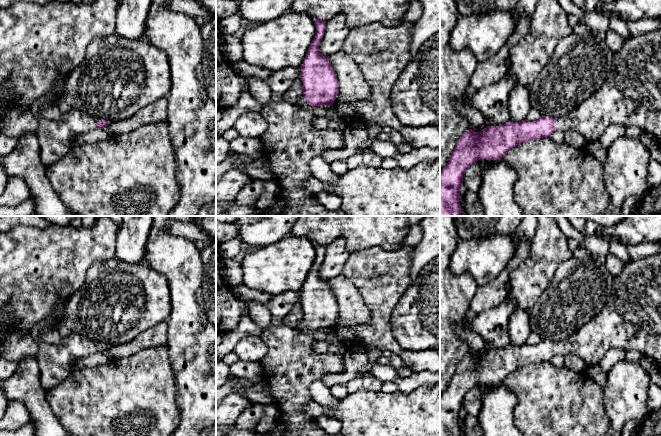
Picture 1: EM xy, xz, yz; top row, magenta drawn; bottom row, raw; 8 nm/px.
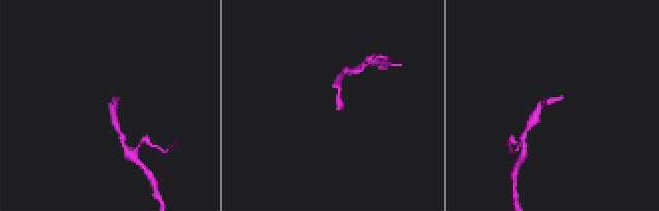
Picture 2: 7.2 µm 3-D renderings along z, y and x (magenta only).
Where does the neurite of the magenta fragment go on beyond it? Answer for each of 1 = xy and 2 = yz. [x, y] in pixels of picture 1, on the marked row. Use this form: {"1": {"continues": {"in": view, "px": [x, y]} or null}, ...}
{"1": {"continues": {"in": "xy", "px": [55, 137]}}, "2": {"continues": {"in": "yz", "px": [631, 95]}}}

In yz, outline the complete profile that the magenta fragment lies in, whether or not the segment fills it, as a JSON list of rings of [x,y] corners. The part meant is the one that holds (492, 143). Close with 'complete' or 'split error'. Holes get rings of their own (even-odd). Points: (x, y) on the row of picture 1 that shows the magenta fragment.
[[[661,28],[635,37],[629,37],[625,40],[623,46],[614,53],[613,65],[606,81],[594,94],[579,104],[569,114],[556,119],[541,116],[536,121],[529,121],[527,119],[519,122],[508,121],[504,125],[487,126],[480,132],[468,129],[458,140],[447,165],[440,171],[440,216],[462,216],[459,195],[463,175],[466,173],[467,168],[478,160],[498,160],[504,158],[511,148],[520,143],[550,137],[556,130],[562,132],[575,130],[582,135],[588,145],[599,139],[611,125],[624,125],[627,128],[637,126],[642,132],[645,131],[652,134],[657,142],[661,144]]]; split error

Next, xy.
[[[70,106],[58,120],[39,119],[36,131],[40,147],[41,161],[45,167],[63,158],[72,148],[78,135],[94,129],[103,129],[109,121],[87,116]]]; split error

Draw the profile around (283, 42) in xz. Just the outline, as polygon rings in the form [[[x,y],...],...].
[[[289,11],[258,24],[243,35],[243,60],[274,72],[301,67],[315,32],[310,15]]]

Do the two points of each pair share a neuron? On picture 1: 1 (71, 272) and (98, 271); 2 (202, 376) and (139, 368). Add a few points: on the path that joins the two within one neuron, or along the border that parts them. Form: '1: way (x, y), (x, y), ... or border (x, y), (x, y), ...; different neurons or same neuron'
1: border (108, 259), (94, 263), (84, 285), (75, 291); different neurons
2: border (168, 349), (168, 357), (177, 395); different neurons

